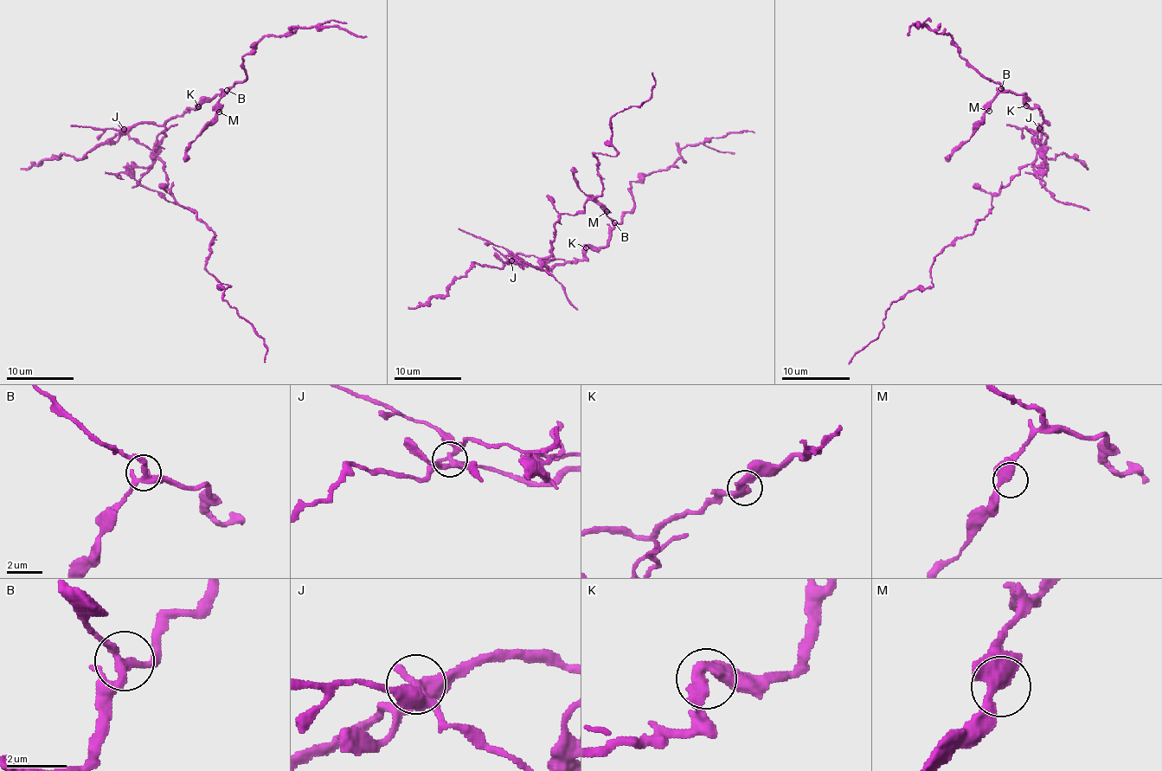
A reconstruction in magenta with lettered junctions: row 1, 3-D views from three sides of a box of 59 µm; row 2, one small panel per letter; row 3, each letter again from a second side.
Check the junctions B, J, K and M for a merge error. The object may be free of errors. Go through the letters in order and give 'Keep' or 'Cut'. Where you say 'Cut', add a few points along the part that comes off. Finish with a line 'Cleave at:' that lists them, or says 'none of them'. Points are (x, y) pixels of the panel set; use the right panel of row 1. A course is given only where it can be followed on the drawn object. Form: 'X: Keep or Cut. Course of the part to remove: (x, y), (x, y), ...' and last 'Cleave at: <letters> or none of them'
B: Keep
J: Cut. Course of the part to remove: (1040, 127), (1036, 157), (996, 194), (970, 234), (934, 258), (931, 287), (895, 300), (848, 363)
K: Keep
M: Keep
Cleave at: J

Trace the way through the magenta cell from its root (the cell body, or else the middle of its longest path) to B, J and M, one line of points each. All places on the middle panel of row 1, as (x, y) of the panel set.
B: (528, 254), (517, 254), (514, 260), (542, 270), (578, 261), (584, 256), (586, 247), (606, 244), (614, 222)
J: (528, 254), (517, 254), (510, 261)
M: (528, 254), (514, 260), (553, 270), (581, 260), (586, 247), (603, 247), (613, 226), (606, 211)

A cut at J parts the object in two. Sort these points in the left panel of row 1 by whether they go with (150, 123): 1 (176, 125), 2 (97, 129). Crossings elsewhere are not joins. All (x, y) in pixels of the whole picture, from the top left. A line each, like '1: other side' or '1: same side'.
1: other side
2: other side

